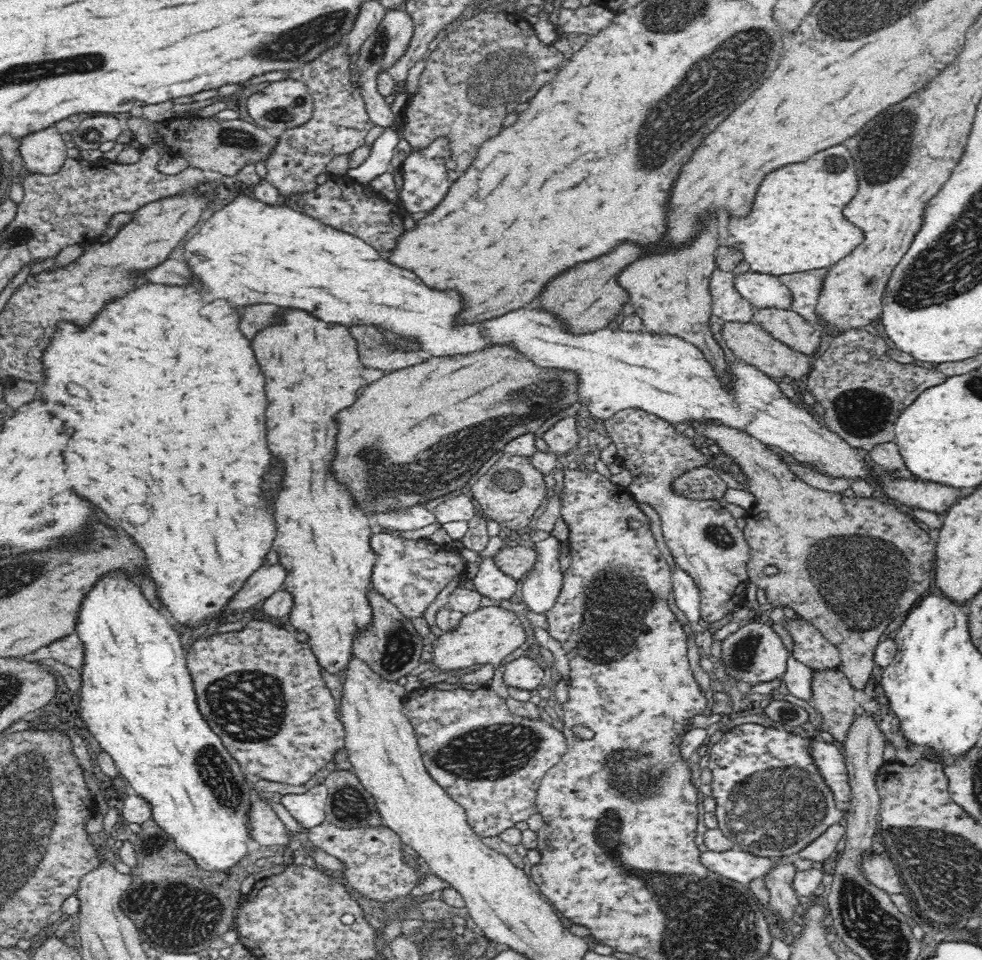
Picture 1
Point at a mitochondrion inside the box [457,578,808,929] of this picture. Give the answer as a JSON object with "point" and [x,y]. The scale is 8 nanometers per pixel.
{"point":[636,772]}

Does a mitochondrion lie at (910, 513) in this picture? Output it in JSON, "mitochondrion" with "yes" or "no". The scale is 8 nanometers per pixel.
{"mitochondrion":"no"}

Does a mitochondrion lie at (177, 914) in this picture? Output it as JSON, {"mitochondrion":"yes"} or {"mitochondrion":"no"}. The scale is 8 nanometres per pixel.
{"mitochondrion":"yes"}

